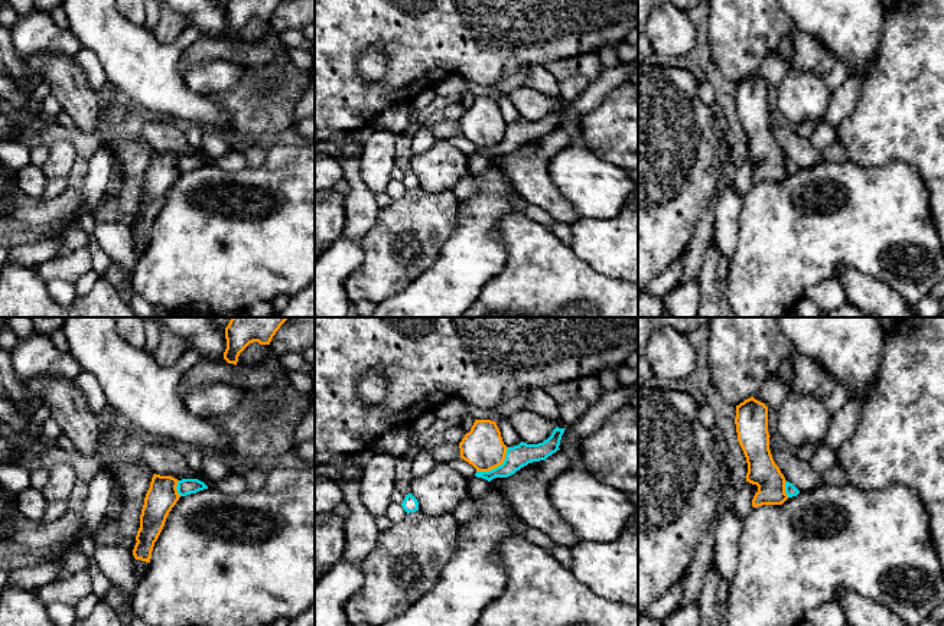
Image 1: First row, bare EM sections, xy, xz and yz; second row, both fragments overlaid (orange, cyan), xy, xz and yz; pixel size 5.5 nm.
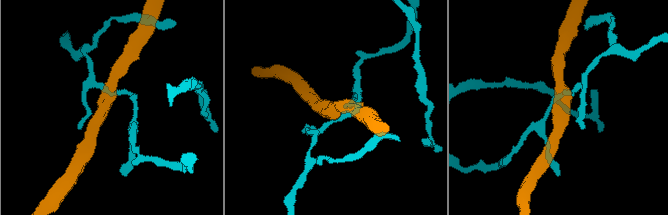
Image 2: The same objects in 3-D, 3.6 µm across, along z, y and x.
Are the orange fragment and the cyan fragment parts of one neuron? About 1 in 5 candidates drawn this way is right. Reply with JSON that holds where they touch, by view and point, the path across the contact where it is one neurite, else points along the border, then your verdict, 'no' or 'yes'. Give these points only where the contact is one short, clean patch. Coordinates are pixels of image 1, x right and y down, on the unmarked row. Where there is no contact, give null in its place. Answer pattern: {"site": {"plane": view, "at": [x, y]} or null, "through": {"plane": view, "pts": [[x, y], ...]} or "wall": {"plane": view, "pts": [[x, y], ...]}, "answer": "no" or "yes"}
{"site": {"plane": "xz", "at": [497, 143]}, "wall": {"plane": "xz", "pts": [[508, 124], [500, 142], [477, 149]]}, "answer": "no"}

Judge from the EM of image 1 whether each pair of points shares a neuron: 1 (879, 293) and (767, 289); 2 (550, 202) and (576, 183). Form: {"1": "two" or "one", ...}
{"1": "two", "2": "two"}

